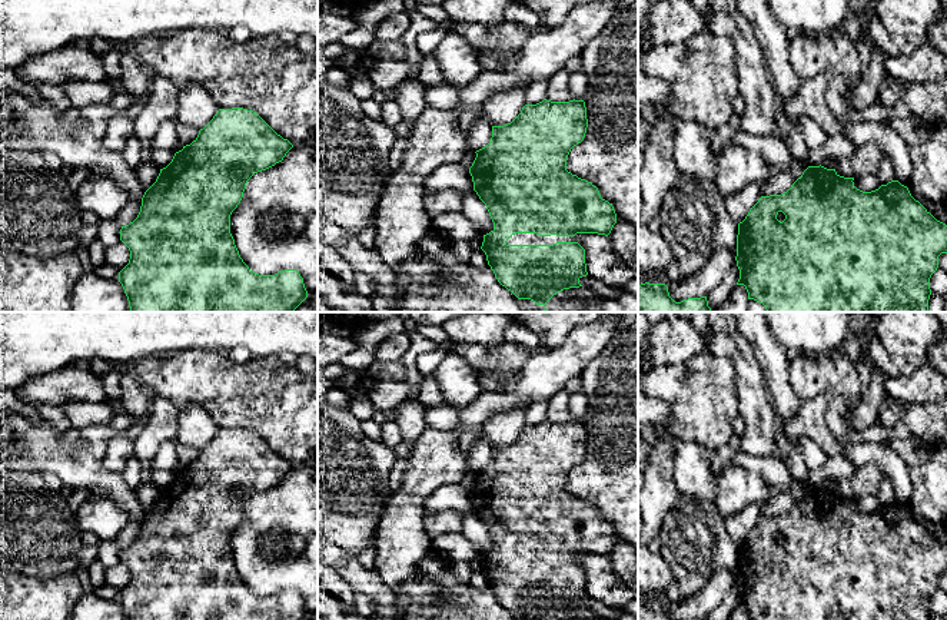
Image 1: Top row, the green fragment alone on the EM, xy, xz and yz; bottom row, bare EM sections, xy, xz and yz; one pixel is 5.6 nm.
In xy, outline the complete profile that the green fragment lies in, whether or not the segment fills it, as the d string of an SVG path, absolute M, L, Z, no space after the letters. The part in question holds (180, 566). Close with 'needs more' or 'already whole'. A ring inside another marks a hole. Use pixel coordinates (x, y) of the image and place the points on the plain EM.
M243 428L219 430L197 458L176 473L144 513L137 538L120 550L129 568L129 584L119 593L127 620L306 620L303 599L296 590L259 596L239 576L230 554L230 536L243 518L247 501L282 483L293 465L278 455L256 432Z; already whole

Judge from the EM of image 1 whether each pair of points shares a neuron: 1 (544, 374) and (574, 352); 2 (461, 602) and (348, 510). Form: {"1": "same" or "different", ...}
{"1": "same", "2": "different"}

